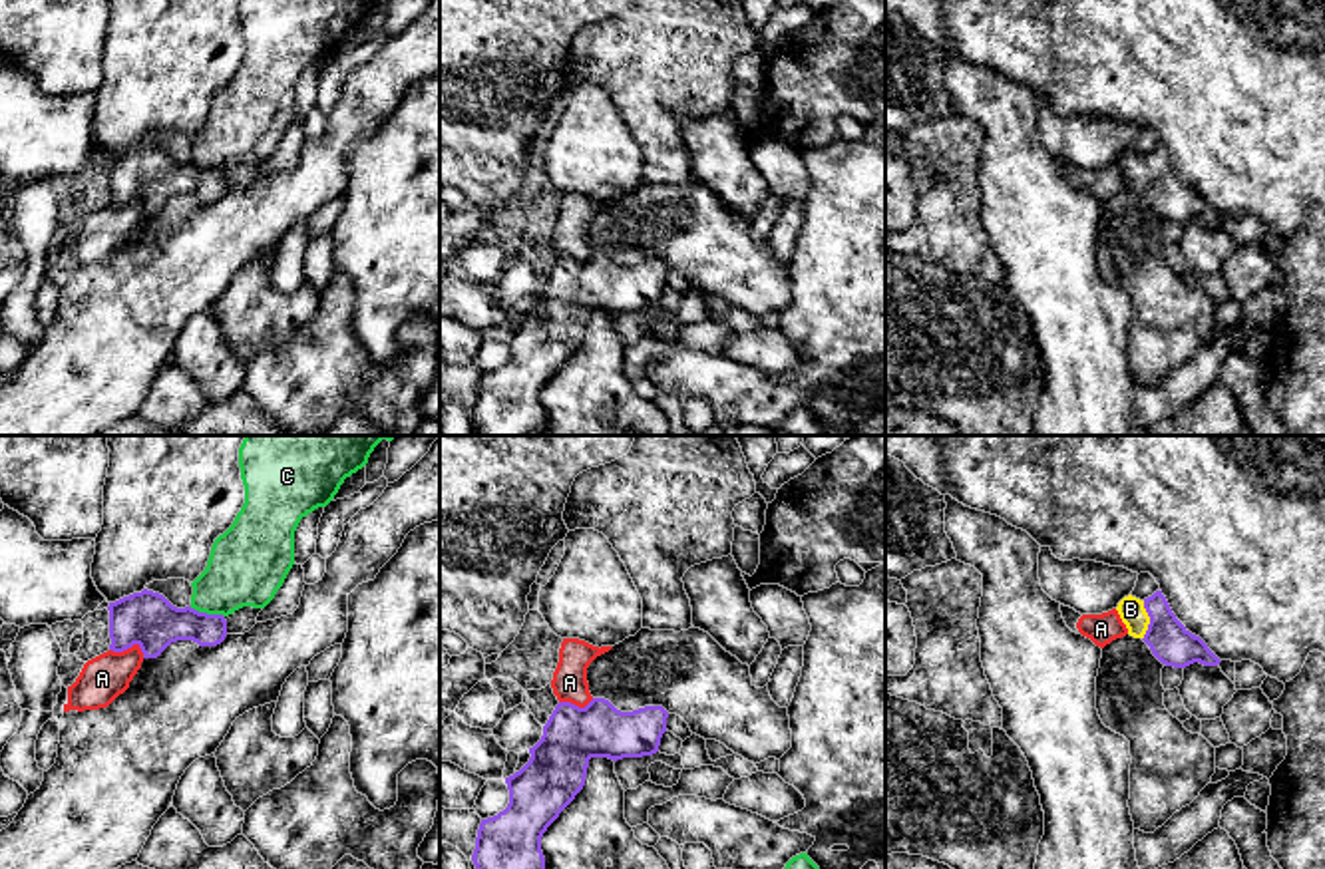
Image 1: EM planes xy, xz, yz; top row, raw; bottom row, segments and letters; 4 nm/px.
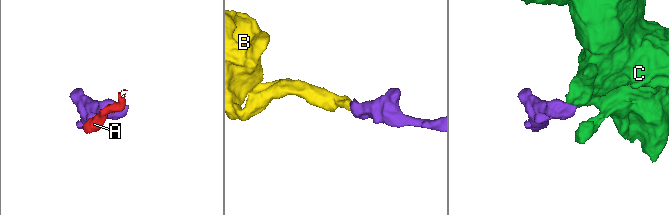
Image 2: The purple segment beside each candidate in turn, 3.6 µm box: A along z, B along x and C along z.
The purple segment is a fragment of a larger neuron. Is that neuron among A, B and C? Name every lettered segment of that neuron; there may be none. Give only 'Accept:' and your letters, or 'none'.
Accept: B

